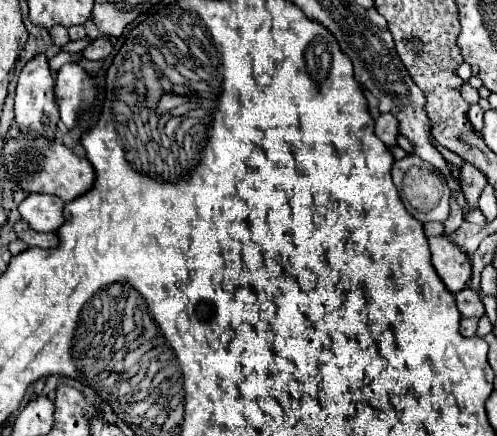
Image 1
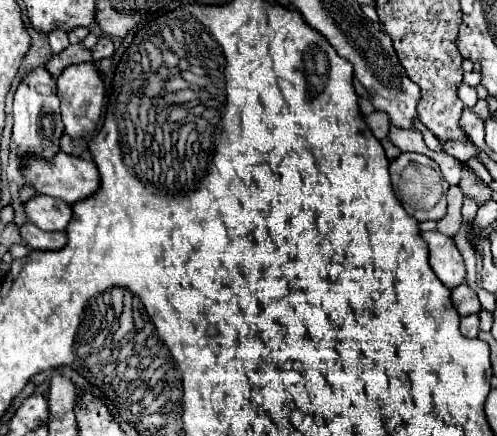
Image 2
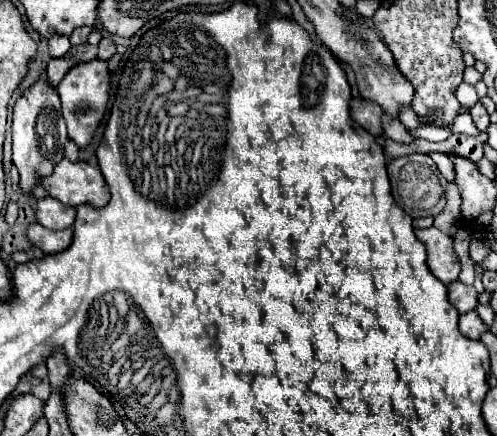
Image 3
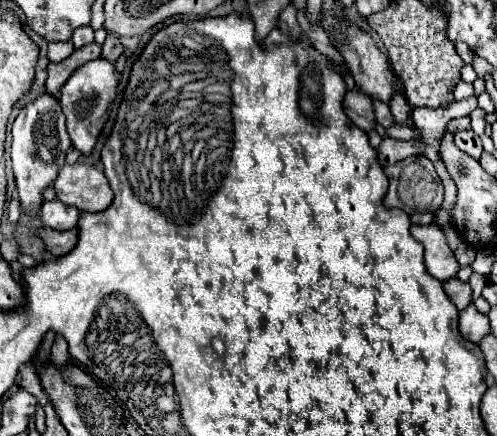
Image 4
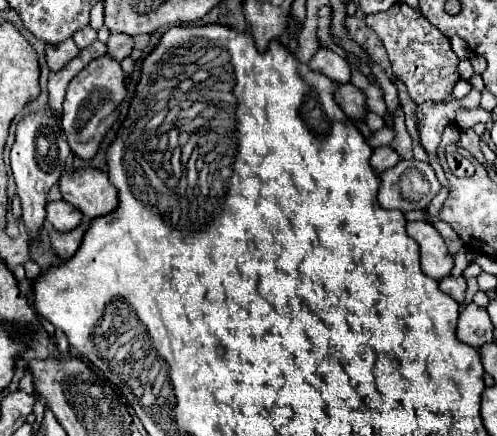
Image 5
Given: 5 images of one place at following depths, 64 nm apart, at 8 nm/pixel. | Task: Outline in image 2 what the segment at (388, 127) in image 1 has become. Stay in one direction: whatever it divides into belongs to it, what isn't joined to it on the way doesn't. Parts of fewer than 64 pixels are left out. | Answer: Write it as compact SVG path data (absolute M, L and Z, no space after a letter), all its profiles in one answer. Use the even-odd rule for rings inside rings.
M372 112L372 114L366 114L364 116L364 122L370 126L372 134L378 138L378 140L384 140L388 136L388 126L390 126L390 120L388 120L388 114L384 112Z

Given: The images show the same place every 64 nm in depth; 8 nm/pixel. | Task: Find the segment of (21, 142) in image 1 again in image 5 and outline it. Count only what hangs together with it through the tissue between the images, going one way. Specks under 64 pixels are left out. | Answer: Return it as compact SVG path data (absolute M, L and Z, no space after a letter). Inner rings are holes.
M94 168L74 170L72 176L60 178L60 190L68 204L94 220L118 208L118 190L110 184L108 174Z

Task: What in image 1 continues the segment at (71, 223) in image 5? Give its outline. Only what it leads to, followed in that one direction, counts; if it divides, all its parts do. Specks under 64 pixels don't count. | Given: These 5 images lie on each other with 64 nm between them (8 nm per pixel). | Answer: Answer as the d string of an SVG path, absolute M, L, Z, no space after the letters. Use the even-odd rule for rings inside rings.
M30 194L18 210L36 232L56 232L64 224L64 200L50 194Z

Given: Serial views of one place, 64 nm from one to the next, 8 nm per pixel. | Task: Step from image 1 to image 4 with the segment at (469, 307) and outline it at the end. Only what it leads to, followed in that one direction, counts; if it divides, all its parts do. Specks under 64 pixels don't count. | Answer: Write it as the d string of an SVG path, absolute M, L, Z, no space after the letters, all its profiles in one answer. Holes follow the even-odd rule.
M452 278L452 280L446 280L442 284L444 292L448 294L448 298L456 304L458 310L464 310L468 304L470 304L470 294L472 294L472 288L468 282L462 282L458 278Z

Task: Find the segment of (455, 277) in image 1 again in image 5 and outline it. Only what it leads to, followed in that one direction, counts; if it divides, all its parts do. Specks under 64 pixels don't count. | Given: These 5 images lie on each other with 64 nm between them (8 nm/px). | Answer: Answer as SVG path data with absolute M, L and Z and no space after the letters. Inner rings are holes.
M408 222L406 232L420 246L422 272L434 280L442 280L450 274L454 260L446 250L446 244L438 230L428 222Z

